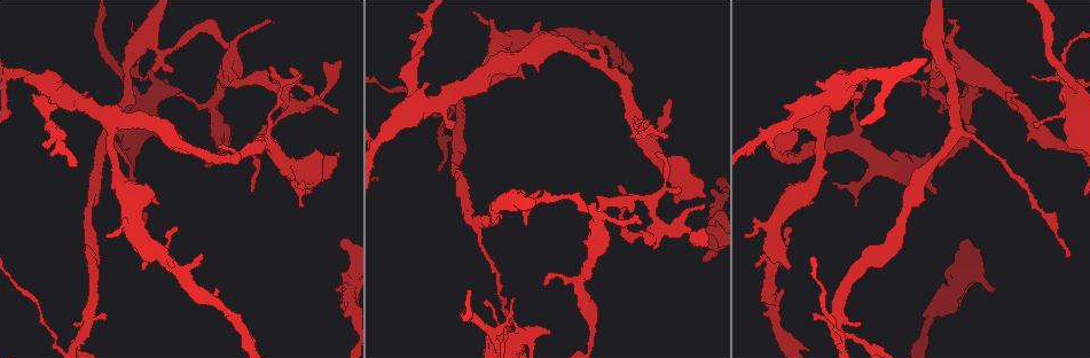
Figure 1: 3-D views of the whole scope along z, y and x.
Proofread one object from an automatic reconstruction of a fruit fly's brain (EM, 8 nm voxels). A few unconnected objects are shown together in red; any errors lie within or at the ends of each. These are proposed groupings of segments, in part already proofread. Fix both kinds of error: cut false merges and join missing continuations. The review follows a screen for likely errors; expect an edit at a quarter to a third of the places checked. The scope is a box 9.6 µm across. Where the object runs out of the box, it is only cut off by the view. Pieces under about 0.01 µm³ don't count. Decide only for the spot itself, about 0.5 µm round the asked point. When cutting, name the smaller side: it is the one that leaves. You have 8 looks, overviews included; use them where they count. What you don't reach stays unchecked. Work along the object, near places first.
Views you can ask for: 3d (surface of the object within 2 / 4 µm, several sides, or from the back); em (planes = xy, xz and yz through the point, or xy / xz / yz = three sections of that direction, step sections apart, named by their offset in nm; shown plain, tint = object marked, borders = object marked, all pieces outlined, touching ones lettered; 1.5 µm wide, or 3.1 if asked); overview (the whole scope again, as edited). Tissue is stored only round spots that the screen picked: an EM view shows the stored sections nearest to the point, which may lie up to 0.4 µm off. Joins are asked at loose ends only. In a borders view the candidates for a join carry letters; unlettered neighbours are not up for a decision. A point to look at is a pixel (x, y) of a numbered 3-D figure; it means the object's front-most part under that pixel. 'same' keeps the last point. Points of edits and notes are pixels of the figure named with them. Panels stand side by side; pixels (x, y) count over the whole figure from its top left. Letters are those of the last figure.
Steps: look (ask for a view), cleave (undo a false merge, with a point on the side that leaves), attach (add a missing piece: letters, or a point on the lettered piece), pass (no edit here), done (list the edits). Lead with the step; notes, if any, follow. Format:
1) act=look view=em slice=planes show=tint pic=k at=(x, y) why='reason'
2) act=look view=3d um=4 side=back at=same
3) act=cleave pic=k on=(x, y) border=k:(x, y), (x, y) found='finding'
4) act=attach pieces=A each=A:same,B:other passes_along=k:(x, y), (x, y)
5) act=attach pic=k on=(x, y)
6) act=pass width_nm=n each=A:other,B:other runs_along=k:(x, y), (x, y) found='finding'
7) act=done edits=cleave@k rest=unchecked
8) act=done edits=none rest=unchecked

act=look view=3d um=2 side=back pic=1 at=(994, 290) why='branch stops here'

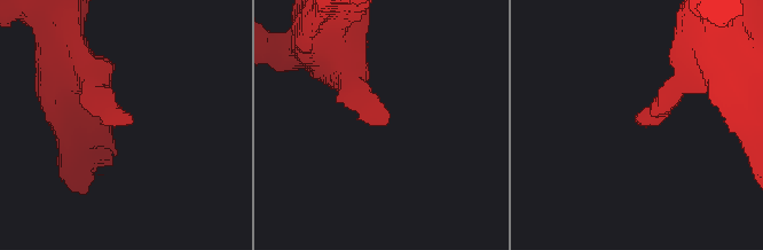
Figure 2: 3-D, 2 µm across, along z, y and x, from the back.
act=look view=em slice=planes show=borders pic=2 at=(132, 115) why='shape alone is not enough'

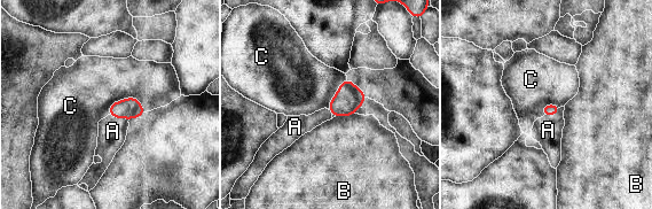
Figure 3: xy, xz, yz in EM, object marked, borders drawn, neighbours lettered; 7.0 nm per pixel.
act=attach pieces=A each=A:same,B:other,C:other found='it goes on there'

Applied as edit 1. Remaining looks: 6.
act=look view=em slice=xz step=8 show=plain pic=1 at=(526, 225) why='free end'

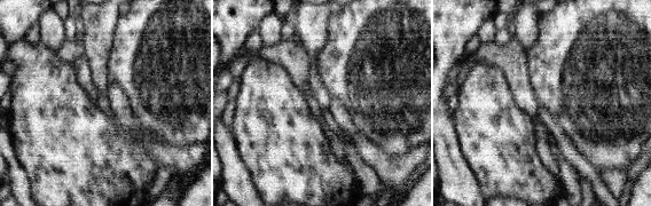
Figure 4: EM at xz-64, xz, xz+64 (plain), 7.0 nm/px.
act=look view=em slice=xz step=8 show=borders at=same why='what lies round it'

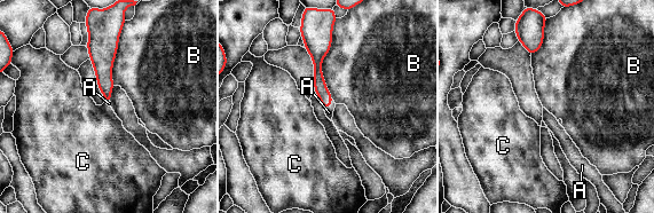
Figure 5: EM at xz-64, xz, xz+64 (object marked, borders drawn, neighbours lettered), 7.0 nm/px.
act=attach pieces=A longest_contact=B:500nm each=A:same,B:other,C:other passes_along=5:(320, 86), (330, 105), (329, 112) found='the neuron continues'

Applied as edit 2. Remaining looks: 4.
act=look view=overview why='see it whole again'

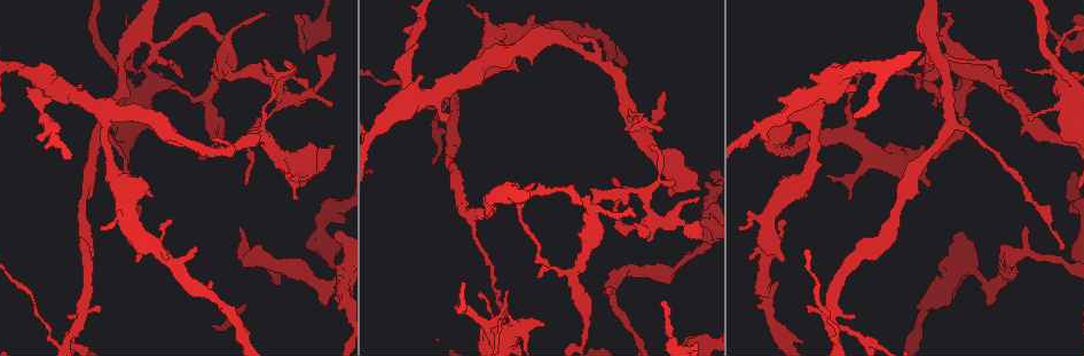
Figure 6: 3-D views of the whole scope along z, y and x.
act=look view=em slice=planes show=borders pic=6 at=(448, 119) why='stops while still wide'

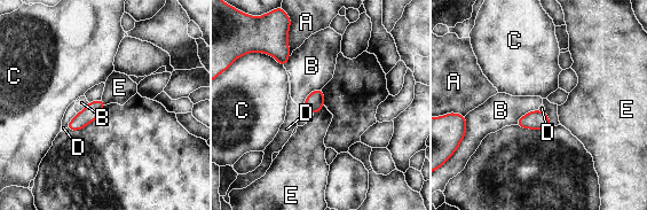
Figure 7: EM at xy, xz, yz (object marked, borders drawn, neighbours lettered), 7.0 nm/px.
act=pass each=A:other,B:other,C:other,D:other,E:other border=7:(324, 106), (314, 115) found='none of them fits'

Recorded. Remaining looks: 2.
act=done edits=attach@3,attach@5 rest=unchecked

